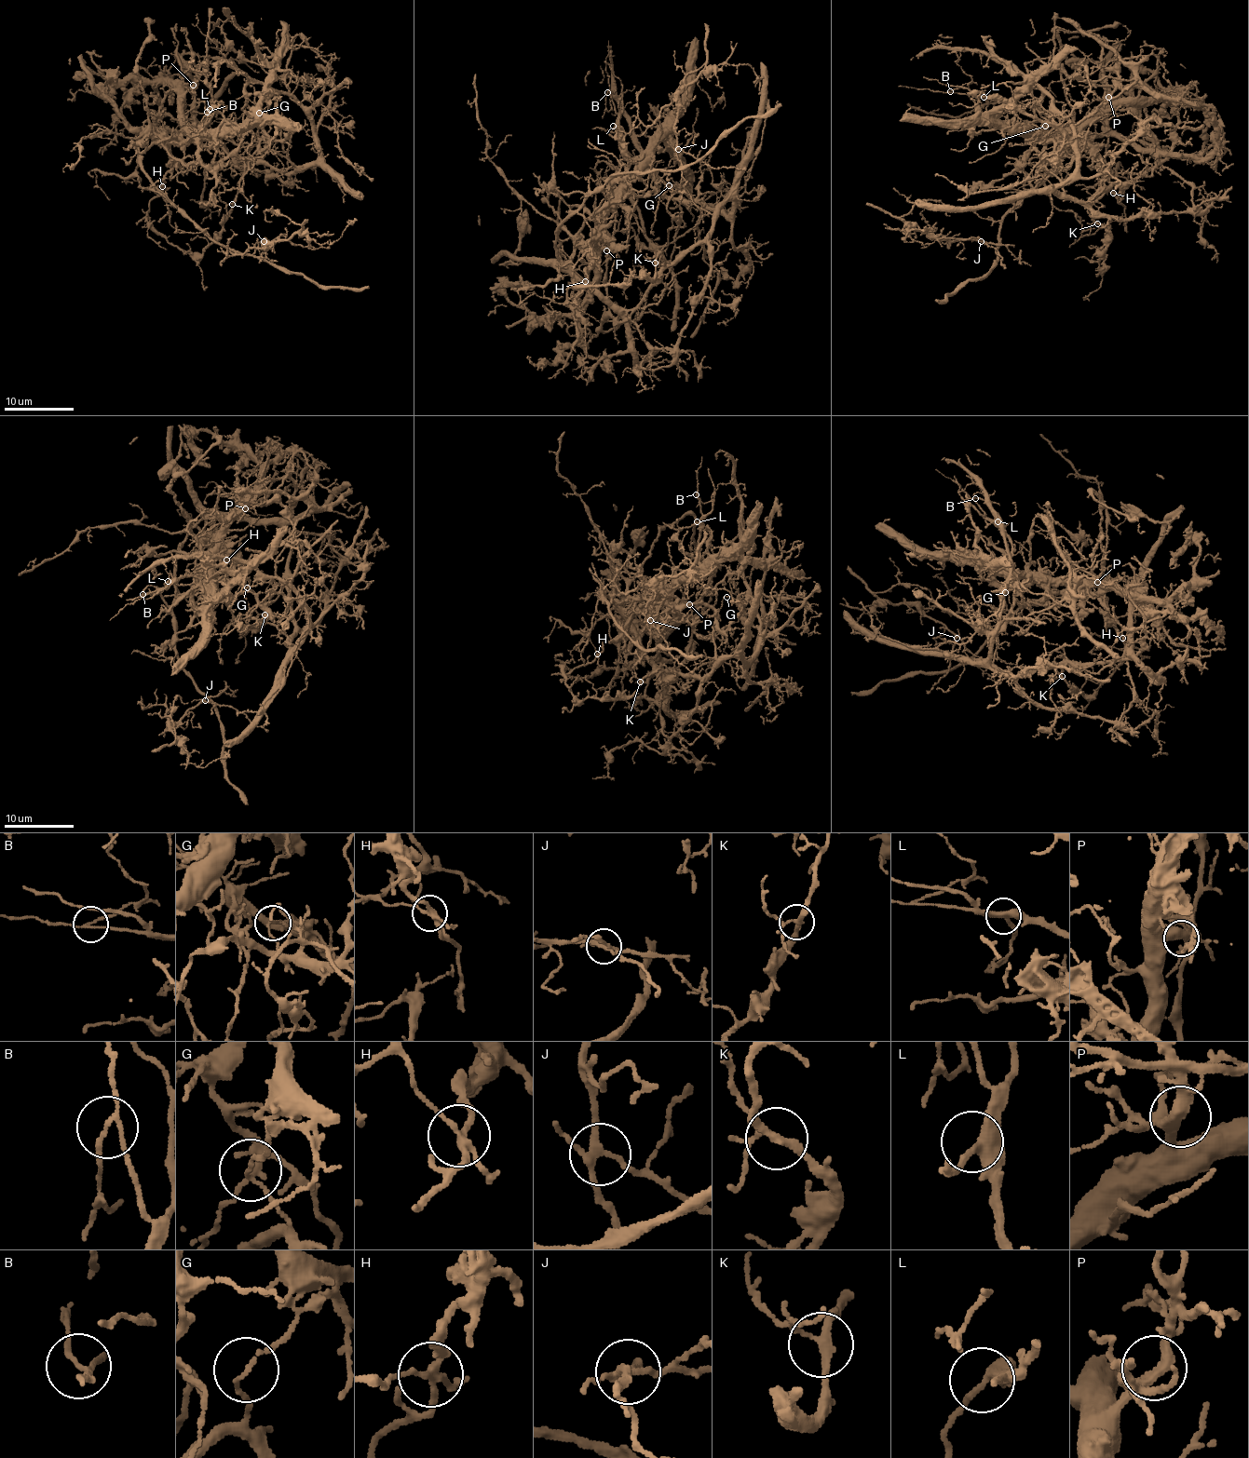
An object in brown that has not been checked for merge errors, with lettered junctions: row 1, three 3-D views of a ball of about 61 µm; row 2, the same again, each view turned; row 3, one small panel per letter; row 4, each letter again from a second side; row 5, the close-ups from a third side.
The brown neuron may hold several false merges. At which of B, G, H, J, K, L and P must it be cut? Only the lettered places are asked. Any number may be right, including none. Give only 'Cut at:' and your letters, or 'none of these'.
Cut at: G, H, P

